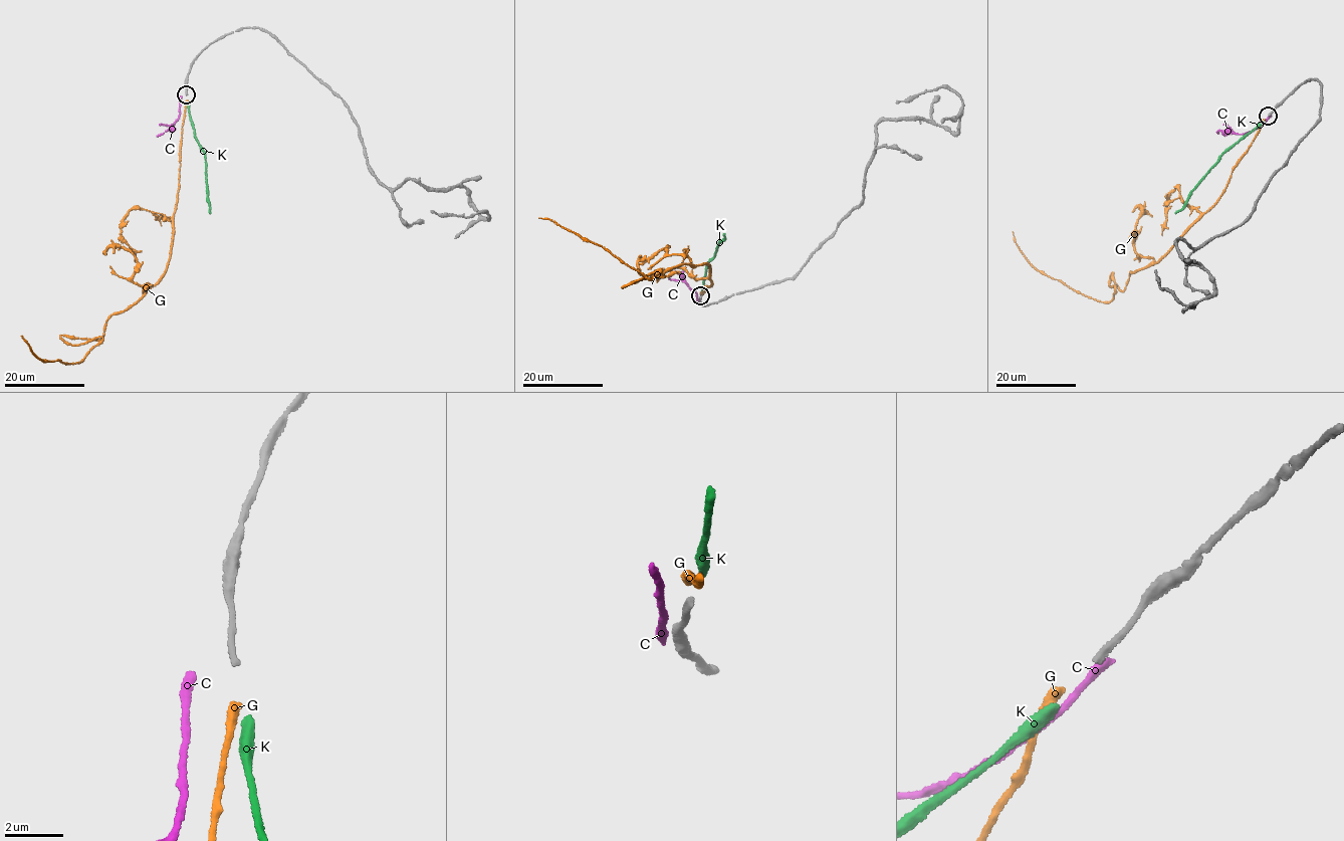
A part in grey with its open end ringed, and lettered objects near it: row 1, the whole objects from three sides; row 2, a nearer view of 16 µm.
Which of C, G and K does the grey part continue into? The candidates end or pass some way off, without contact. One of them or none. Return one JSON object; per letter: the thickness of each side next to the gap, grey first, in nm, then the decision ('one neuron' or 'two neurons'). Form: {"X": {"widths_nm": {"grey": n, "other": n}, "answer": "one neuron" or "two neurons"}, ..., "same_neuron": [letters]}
{"C": {"widths_nm": {"grey": 220, "other": 360}, "answer": "two neurons"}, "G": {"widths_nm": {"grey": 220, "other": 320}, "answer": "two neurons"}, "K": {"widths_nm": {"grey": 220, "other": 360}, "answer": "two neurons"}, "same_neuron": []}

